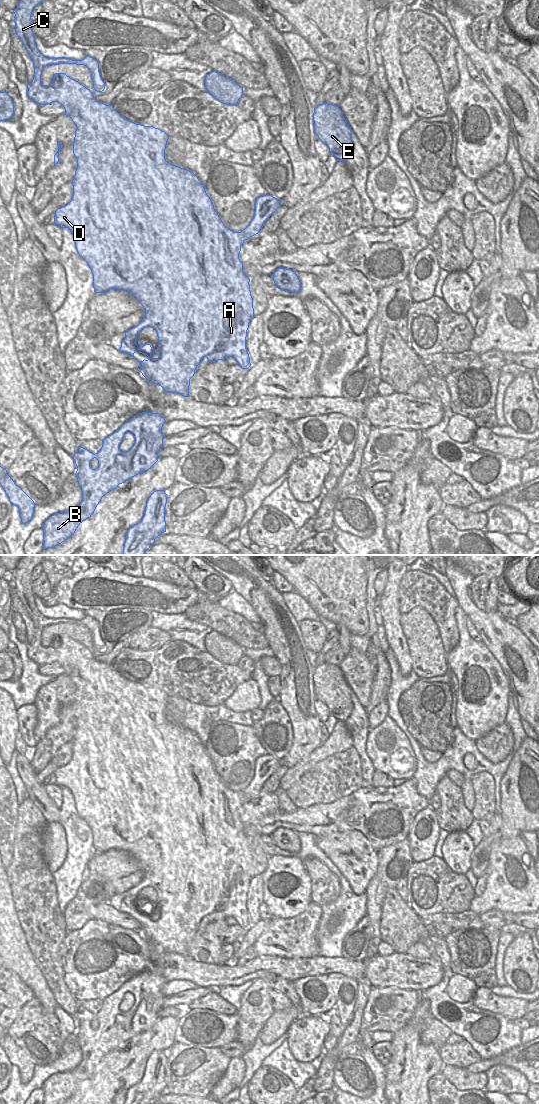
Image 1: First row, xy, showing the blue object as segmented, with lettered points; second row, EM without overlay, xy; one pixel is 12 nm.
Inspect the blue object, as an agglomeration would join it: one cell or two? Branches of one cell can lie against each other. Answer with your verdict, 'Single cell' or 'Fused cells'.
Single cell

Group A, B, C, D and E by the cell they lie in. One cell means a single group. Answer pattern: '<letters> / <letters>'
A B C D E

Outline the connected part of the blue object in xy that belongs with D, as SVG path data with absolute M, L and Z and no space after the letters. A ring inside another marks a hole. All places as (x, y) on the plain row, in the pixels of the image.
M23 555L18 561L17 568L13 570L15 574L15 593L22 601L25 609L27 610L33 624L34 624L34 637L30 644L27 644L27 656L31 661L37 665L46 665L52 662L60 663L64 669L66 676L69 676L77 689L75 691L75 697L73 702L73 714L77 719L77 729L75 731L75 736L72 740L73 745L73 756L71 761L55 771L54 784L58 785L60 788L68 788L75 802L75 808L80 817L82 817L88 824L91 832L93 834L93 848L95 853L104 853L110 849L124 850L130 853L144 868L145 876L142 881L135 887L129 889L125 892L125 897L121 902L121 907L119 909L122 913L128 913L134 917L134 913L138 910L140 913L147 915L148 920L138 921L141 928L138 930L142 935L150 942L161 946L164 951L180 954L184 957L189 955L190 939L194 936L197 926L201 923L202 919L206 917L209 921L225 920L226 917L232 917L237 925L242 929L248 929L251 926L250 917L246 909L246 897L247 890L249 888L250 880L254 877L253 868L253 858L250 851L250 839L243 832L243 823L239 819L239 813L241 811L241 805L245 800L258 794L265 782L269 777L282 765L281 760L266 754L260 756L255 761L255 771L254 777L250 781L249 785L243 789L241 792L234 792L228 789L218 773L214 769L214 765L205 751L205 745L198 739L198 737L191 731L180 728L178 726L172 725L165 719L165 709L169 696L162 690L155 688L153 686L144 686L141 684L136 684L125 678L123 678L114 668L113 665L106 665L102 662L98 662L89 649L80 644L78 641L70 638L65 633L56 633L53 636L53 641L49 646L43 646L41 644L41 634L46 626L59 625L59 624L77 624L86 626L90 633L91 639L93 641L93 648L97 652L102 652L105 649L105 643L101 638L99 632L99 623L96 619L86 616L82 620L72 620L70 618L47 618L43 616L35 604L35 595L31 589L31 575L33 569L41 564L44 560L43 555ZM146 887L153 888L158 897L158 908L159 917L153 918L151 914L154 909L150 904L136 904L135 901L139 896L141 890Z

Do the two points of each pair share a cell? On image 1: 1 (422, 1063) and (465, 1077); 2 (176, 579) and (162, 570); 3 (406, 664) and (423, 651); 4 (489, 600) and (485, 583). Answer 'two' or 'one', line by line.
1: two
2: one
3: two
4: one

